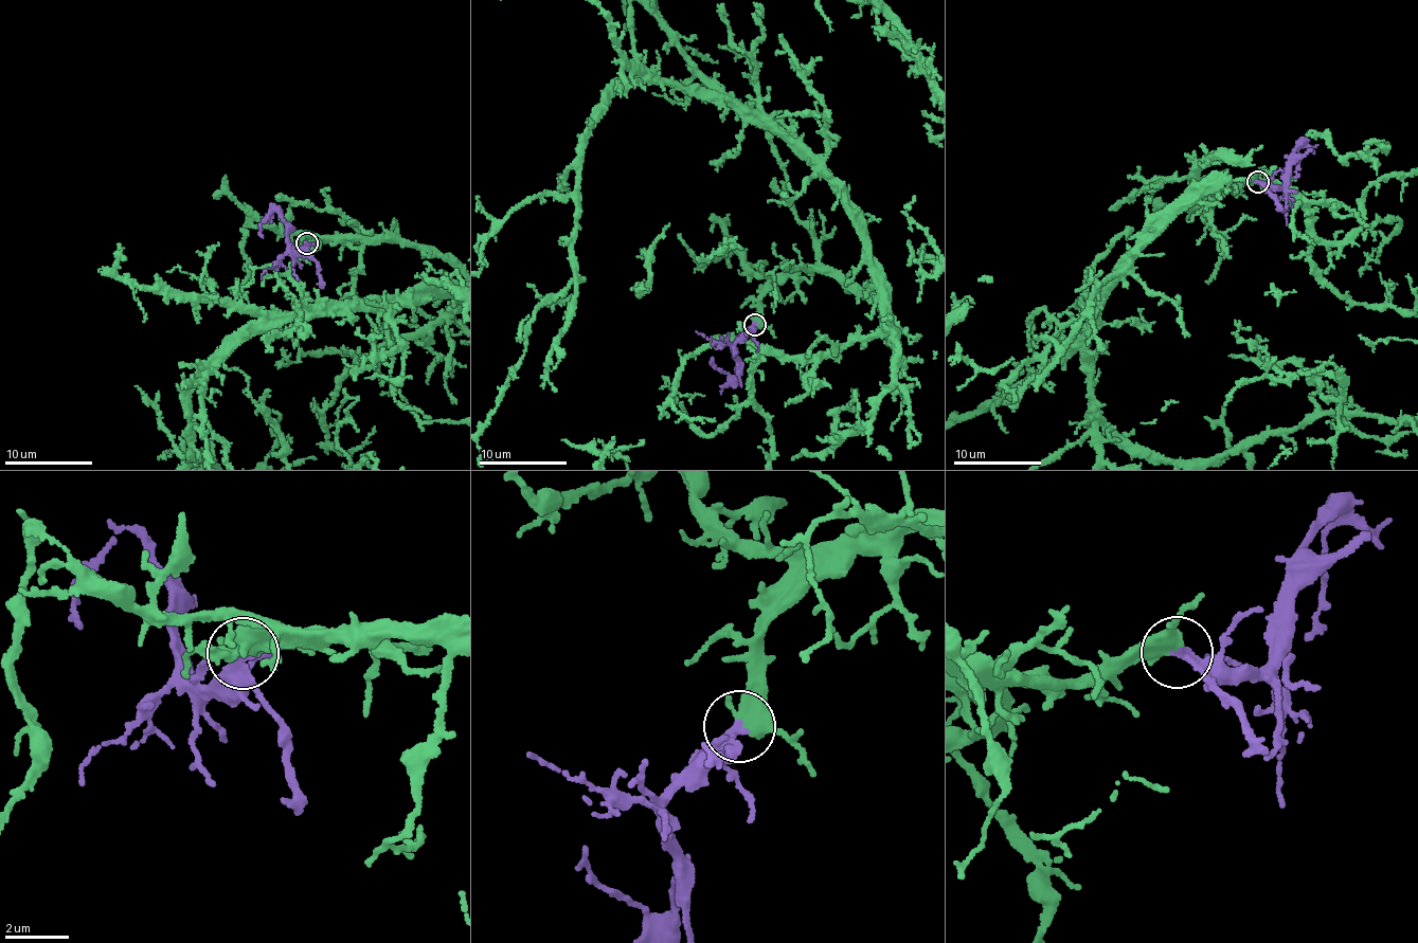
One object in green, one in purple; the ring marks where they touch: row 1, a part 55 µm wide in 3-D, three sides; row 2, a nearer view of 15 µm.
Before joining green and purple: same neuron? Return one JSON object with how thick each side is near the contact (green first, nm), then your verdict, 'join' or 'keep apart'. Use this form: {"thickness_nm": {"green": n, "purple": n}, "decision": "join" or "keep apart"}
{"thickness_nm": {"green": 320, "purple": 280}, "decision": "join"}

